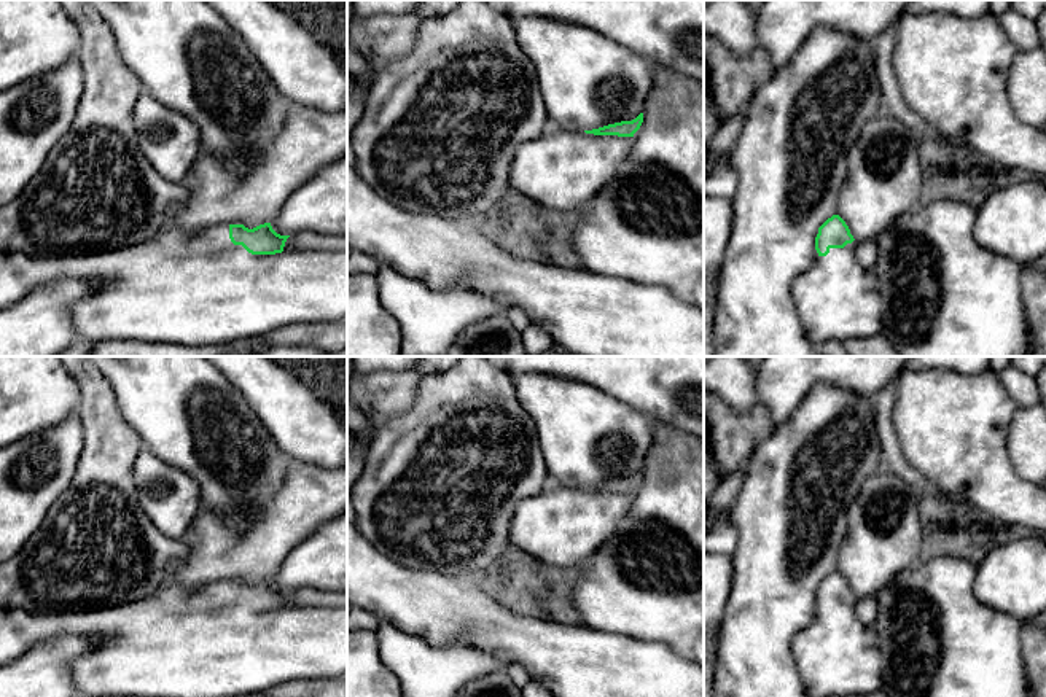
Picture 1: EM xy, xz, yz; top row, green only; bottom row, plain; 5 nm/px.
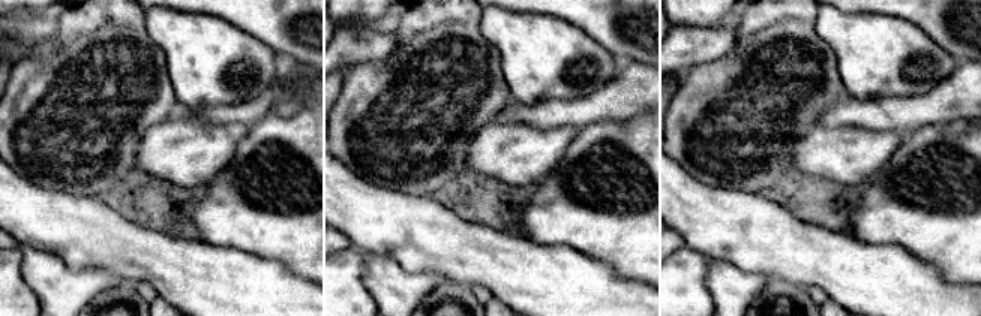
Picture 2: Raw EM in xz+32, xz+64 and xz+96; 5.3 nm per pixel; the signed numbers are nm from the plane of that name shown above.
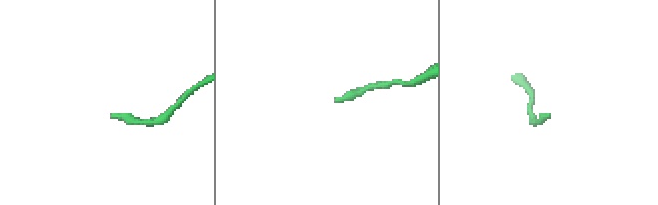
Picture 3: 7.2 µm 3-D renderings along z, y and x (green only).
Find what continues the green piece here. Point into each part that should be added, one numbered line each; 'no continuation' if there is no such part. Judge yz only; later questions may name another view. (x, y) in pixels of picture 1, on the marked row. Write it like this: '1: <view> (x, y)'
1: yz (838, 299)

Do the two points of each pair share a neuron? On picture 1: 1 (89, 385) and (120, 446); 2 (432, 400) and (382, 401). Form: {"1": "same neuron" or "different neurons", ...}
{"1": "same neuron", "2": "different neurons"}

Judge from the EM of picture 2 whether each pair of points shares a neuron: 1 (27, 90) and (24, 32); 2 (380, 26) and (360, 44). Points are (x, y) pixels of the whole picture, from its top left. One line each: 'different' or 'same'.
1: different
2: different

